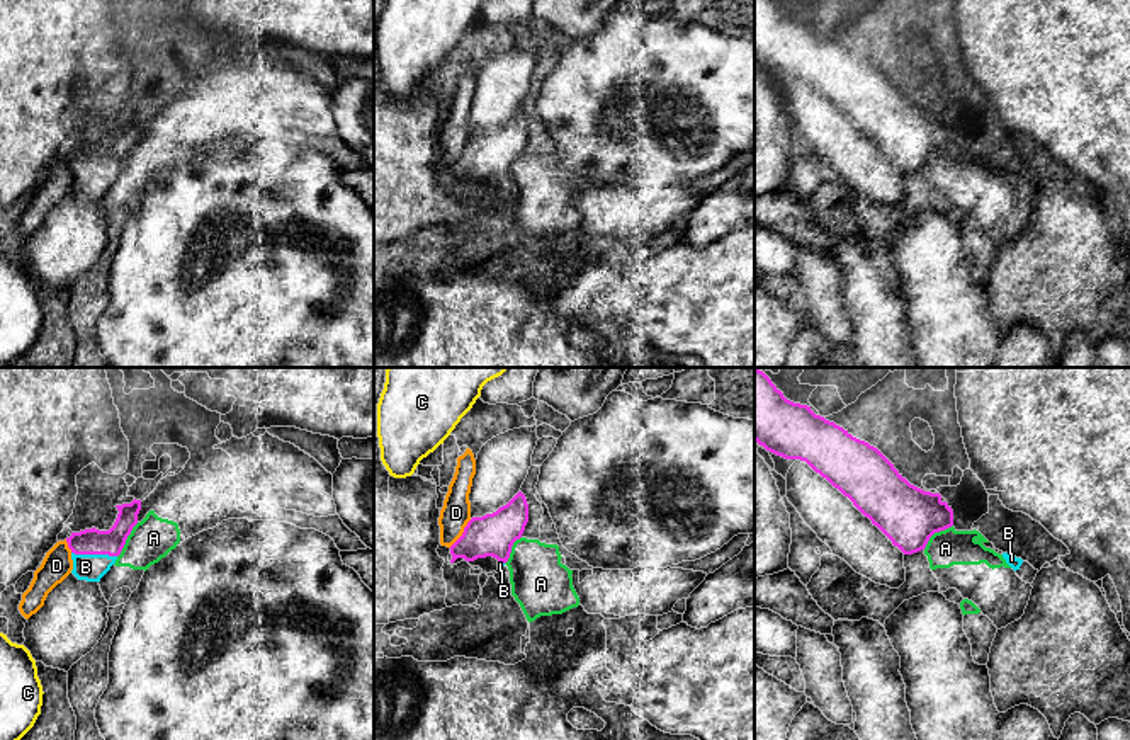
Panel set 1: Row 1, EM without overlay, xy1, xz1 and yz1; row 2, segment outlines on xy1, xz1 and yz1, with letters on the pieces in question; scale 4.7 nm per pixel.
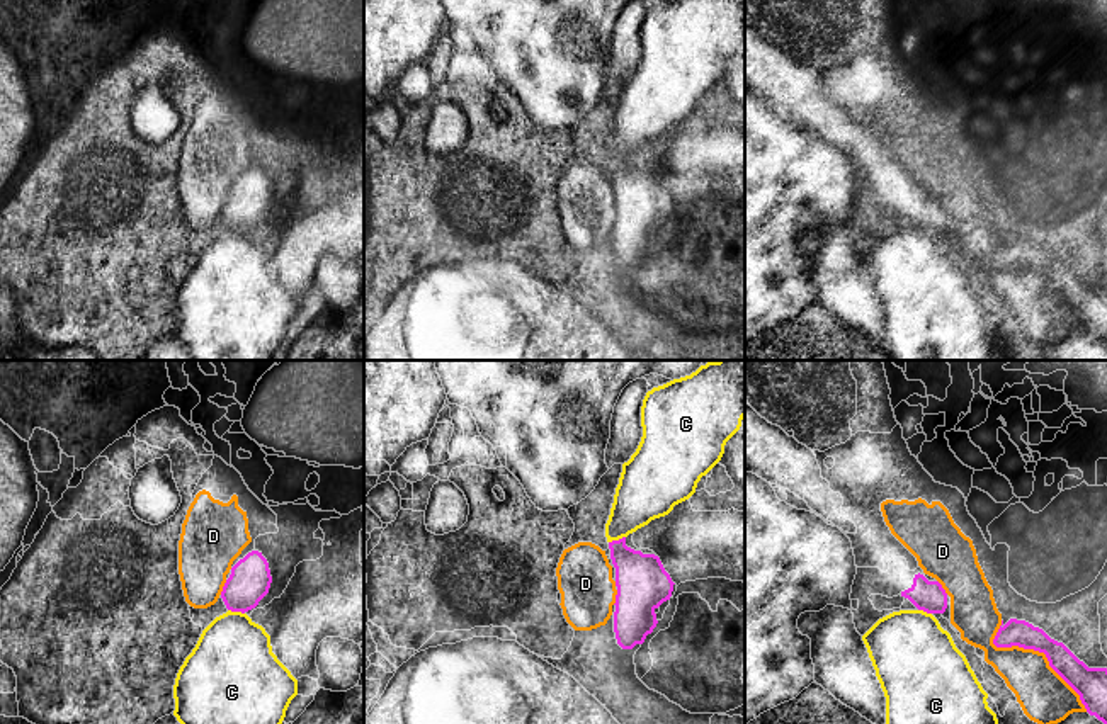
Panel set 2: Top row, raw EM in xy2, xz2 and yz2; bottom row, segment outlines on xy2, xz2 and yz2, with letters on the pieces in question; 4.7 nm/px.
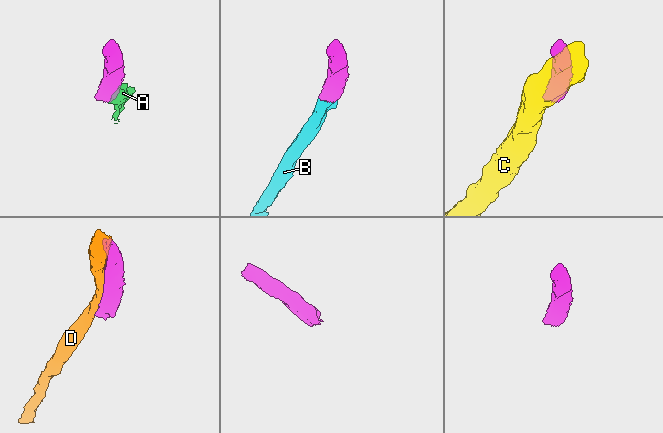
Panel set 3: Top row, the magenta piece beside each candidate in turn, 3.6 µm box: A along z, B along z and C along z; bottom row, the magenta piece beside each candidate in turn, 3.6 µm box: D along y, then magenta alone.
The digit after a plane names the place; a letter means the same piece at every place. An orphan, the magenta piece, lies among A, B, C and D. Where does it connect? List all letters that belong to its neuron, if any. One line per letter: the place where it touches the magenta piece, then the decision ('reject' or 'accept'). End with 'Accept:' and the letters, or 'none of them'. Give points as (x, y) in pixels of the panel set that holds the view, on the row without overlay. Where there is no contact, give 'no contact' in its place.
A: xy1 (126, 157) | reject
B: xy1 (94, 172) | accept
C: xy2 (237, 230) | reject
D: yz2 (1036, 269) | reject
Accept: B

